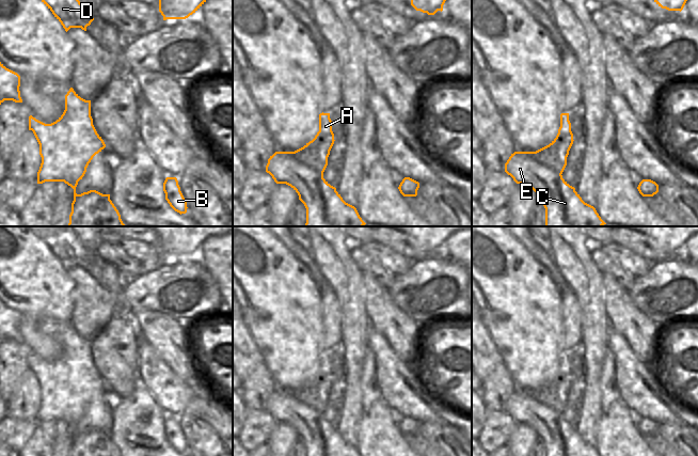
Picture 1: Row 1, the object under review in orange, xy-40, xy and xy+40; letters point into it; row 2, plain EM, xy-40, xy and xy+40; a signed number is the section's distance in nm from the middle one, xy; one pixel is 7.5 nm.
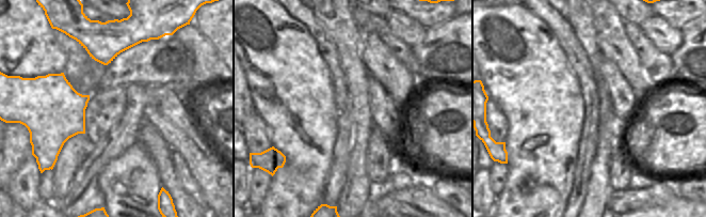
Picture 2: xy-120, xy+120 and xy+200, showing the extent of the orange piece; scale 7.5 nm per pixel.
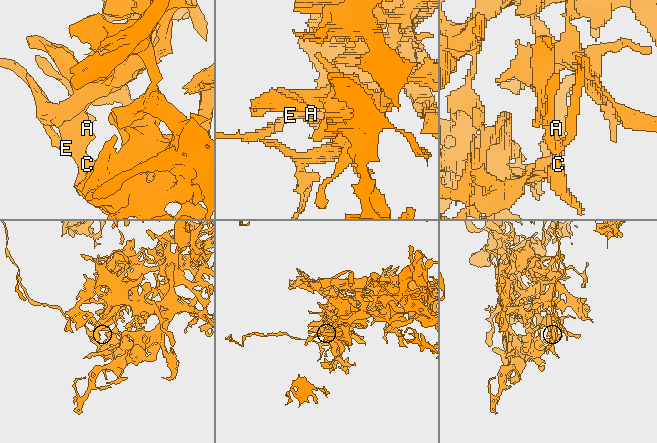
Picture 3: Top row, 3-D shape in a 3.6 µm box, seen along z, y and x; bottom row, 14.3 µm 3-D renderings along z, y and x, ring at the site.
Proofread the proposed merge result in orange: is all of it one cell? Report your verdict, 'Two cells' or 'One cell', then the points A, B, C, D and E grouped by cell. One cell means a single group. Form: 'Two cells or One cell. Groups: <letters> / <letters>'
Two cells. Groups: A B D / C E.

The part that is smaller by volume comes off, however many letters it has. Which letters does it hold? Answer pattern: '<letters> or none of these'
C, E

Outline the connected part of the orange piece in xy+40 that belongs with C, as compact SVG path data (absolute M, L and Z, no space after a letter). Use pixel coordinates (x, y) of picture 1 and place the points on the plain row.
M533 391L511 393L505 403L505 411L517 423L523 423L537 433L545 447L545 456L600 456L561 413L544 406Z

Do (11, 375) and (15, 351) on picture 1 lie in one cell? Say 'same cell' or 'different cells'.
same cell

